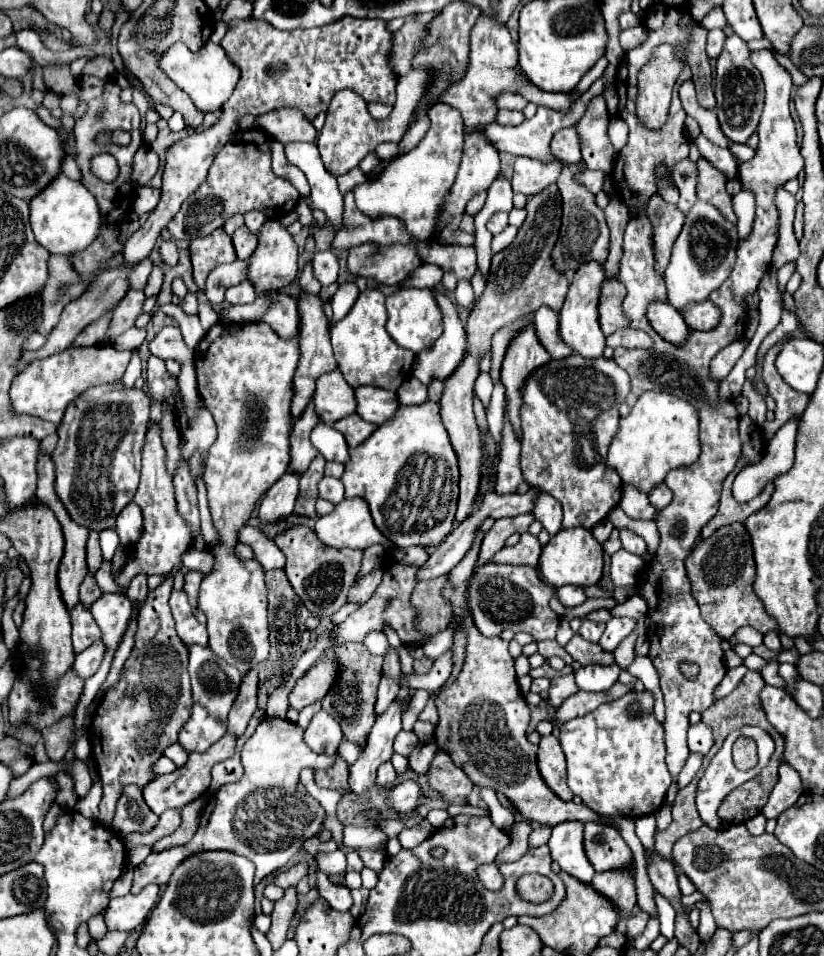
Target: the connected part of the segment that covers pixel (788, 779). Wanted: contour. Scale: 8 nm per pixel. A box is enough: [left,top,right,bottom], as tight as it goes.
[761,762,803,818]

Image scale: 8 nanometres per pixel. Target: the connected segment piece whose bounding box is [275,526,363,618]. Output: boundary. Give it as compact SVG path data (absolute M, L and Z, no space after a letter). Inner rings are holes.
M295 526L291 530L281 532L275 538L275 544L287 556L287 564L285 564L287 578L295 588L295 594L303 600L309 612L313 612L319 618L331 616L347 602L347 592L355 582L355 576L361 566L361 556L363 556L361 550L347 550L347 548L337 550L323 546L317 534L307 526Z

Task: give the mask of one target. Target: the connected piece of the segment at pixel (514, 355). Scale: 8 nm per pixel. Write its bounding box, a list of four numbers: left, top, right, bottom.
[501,326,549,436]

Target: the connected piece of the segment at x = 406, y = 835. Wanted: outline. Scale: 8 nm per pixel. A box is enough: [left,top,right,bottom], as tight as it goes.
[397,820,433,850]

